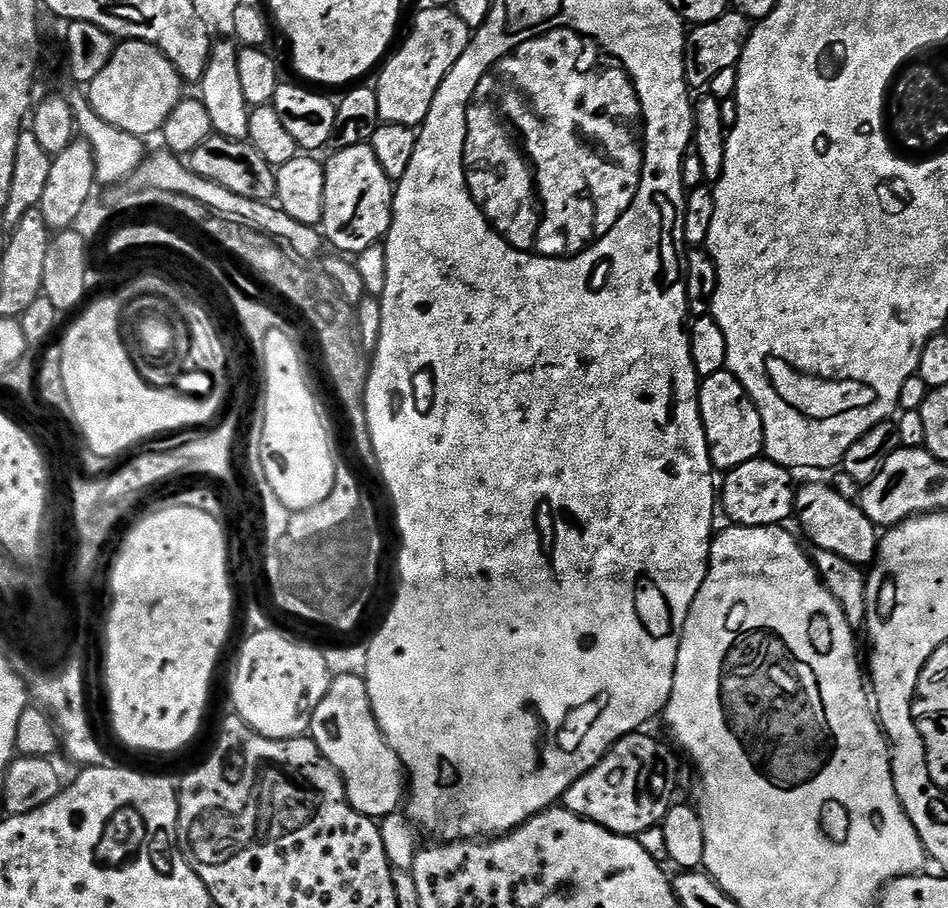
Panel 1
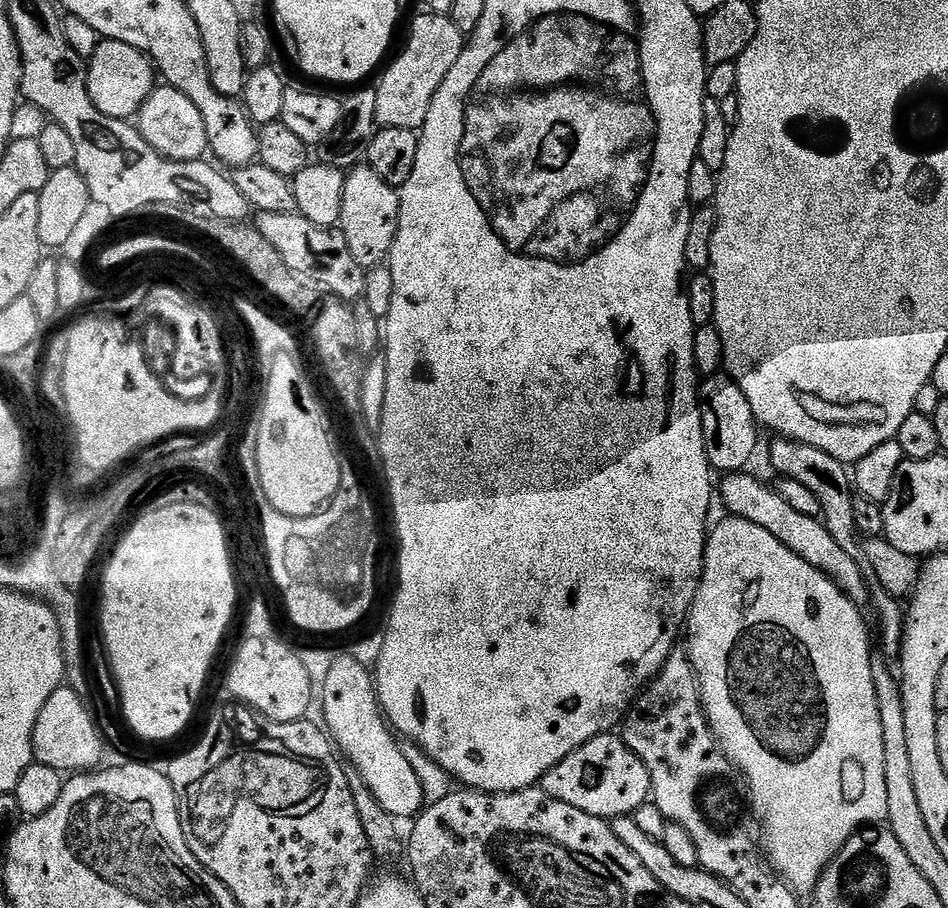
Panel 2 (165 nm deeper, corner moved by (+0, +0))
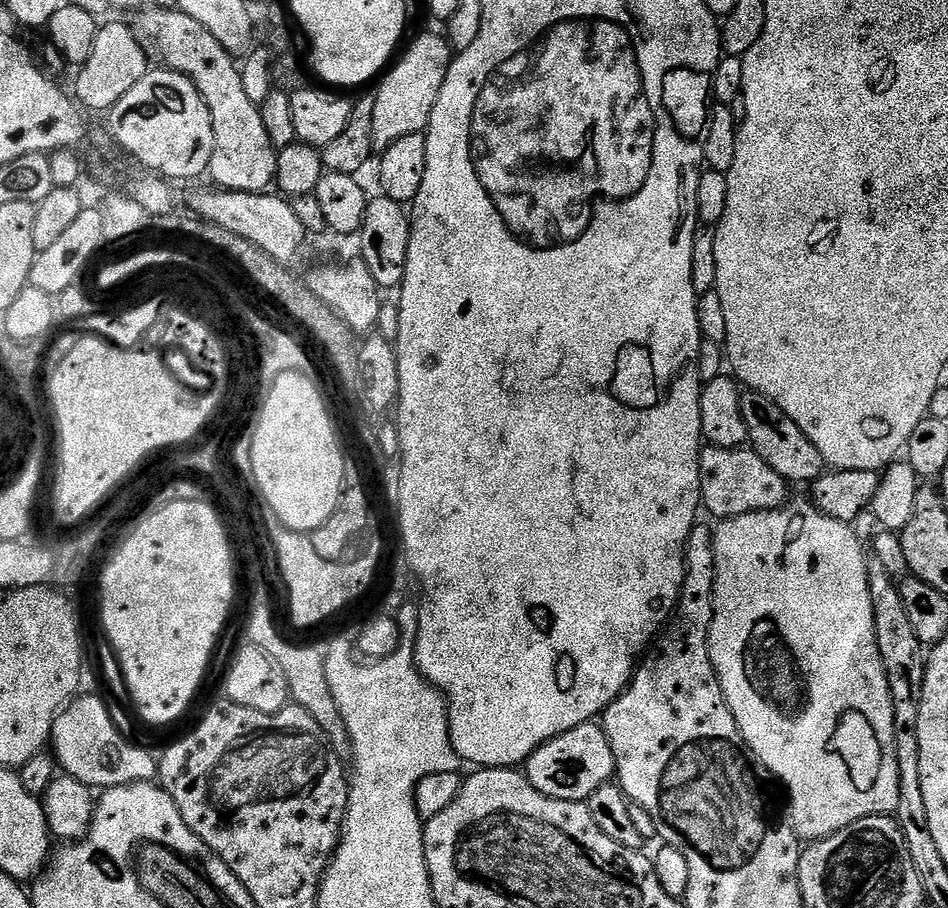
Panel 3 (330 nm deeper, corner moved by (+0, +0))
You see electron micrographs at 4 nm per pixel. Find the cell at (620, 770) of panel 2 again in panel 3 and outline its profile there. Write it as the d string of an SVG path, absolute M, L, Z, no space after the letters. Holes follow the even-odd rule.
M589 722L566 730L534 750L534 754L526 762L526 775L534 790L550 798L587 802L603 784L615 777L616 759L603 727L599 723Z

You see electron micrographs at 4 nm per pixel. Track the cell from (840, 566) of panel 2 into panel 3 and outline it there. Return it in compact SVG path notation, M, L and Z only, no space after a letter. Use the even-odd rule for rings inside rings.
M705 447L700 454L700 498L703 507L717 521L732 520L747 512L765 512L789 503L790 485L758 454L743 448Z

